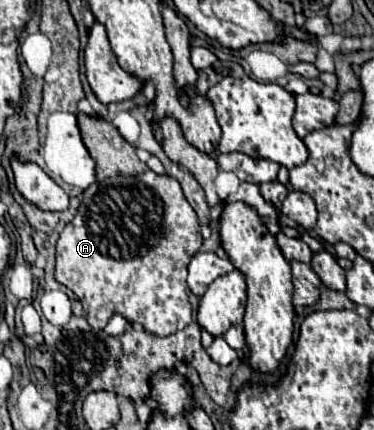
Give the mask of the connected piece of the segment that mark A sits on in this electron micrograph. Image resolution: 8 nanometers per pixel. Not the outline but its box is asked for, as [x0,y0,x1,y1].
[55,170,203,338]

